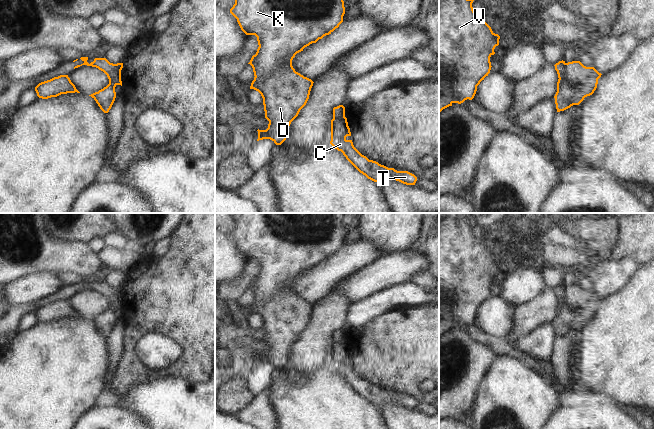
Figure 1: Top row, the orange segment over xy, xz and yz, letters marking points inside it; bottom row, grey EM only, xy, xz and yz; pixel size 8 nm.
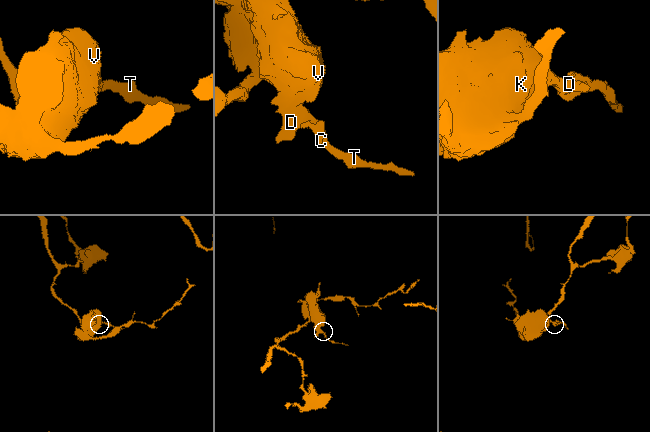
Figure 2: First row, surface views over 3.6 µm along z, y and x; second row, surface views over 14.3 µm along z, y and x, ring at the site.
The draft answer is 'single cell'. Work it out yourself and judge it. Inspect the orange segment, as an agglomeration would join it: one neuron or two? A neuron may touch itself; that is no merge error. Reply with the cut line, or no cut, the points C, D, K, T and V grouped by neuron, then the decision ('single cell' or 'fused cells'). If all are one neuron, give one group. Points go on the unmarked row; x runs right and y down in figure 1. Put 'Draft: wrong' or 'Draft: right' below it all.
cut in yz along (565, 287), (567, 306), (577, 312), (586, 311), (588, 319); C T / D K V; fused cells
Draft: wrong

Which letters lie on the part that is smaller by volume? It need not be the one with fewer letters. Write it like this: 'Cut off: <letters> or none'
Cut off: C, T

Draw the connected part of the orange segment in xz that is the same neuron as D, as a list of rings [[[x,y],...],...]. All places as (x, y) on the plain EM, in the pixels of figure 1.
[[[230,213],[235,221],[235,228],[230,237],[237,243],[241,254],[246,259],[255,259],[258,273],[252,280],[250,288],[254,296],[254,304],[250,313],[258,315],[263,322],[265,342],[269,345],[266,354],[257,354],[258,363],[270,363],[281,369],[289,358],[291,346],[306,329],[313,305],[296,296],[292,290],[295,279],[324,260],[331,258],[343,246],[345,238],[343,213]]]

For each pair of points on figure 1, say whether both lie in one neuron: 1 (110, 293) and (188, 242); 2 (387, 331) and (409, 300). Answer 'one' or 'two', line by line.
1: two
2: two

